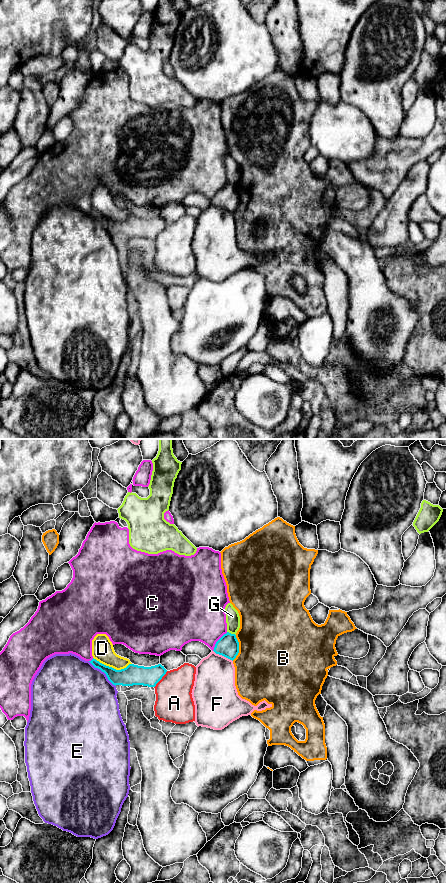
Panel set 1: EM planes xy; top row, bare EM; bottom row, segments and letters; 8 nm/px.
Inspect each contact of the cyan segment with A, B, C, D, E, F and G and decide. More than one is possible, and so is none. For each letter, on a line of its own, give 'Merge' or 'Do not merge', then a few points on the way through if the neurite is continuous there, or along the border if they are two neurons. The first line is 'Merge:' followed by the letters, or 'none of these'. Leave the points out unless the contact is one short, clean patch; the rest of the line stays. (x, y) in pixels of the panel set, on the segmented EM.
Merge: none of these
A: Do not merge
B: Do not merge
C: Do not merge
D: Do not merge
E: Do not merge
F: Do not merge
G: Do not merge. Boundary: xy (227, 631), (235, 635)

